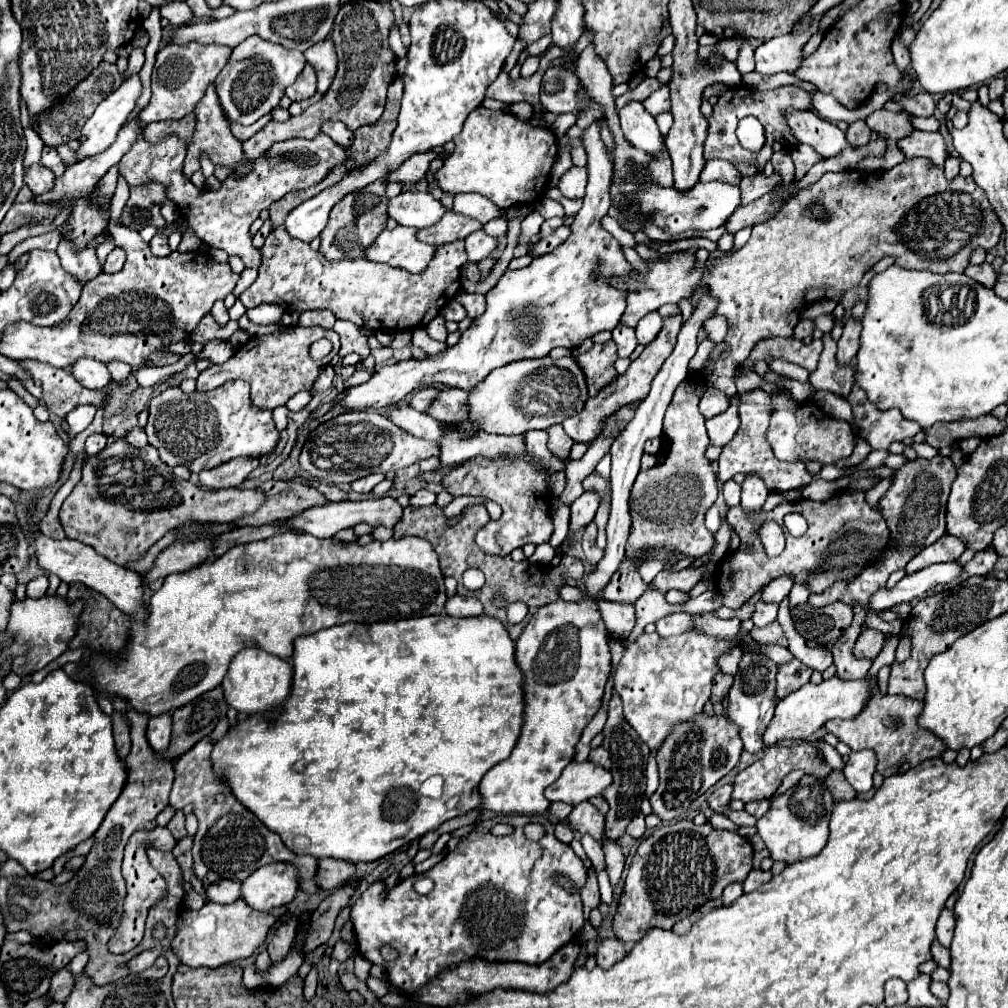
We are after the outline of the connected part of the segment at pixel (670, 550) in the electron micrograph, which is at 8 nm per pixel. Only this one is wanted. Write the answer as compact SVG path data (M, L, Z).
M690 380L678 386L664 418L664 434L672 440L666 462L650 470L640 470L630 492L632 526L626 542L626 556L646 558L644 552L658 550L658 560L664 560L664 570L670 570L678 562L678 558L672 556L674 552L700 558L714 546L714 536L704 526L704 514L718 496L716 474L710 460L704 456L710 440L704 416L698 412L698 402L704 392L706 384L694 388Z

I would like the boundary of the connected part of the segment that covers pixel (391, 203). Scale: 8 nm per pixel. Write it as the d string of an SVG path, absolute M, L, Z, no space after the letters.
M404 190L388 200L388 216L400 226L428 228L436 224L446 208L430 194L418 190Z

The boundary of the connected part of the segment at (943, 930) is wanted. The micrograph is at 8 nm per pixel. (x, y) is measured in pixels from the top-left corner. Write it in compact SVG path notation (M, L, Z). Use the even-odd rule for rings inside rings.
M944 910L940 914L940 920L938 920L938 926L936 926L936 936L940 940L942 946L950 946L952 942L952 934L954 934L954 916L950 910Z

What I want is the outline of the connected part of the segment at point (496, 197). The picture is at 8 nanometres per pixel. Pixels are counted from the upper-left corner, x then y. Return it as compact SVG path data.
M480 106L468 116L464 130L454 140L454 154L444 160L444 166L434 174L434 180L438 188L450 196L478 192L494 200L500 208L532 204L544 192L556 158L556 138L546 138L546 134L550 132L544 128L532 128L510 112Z

